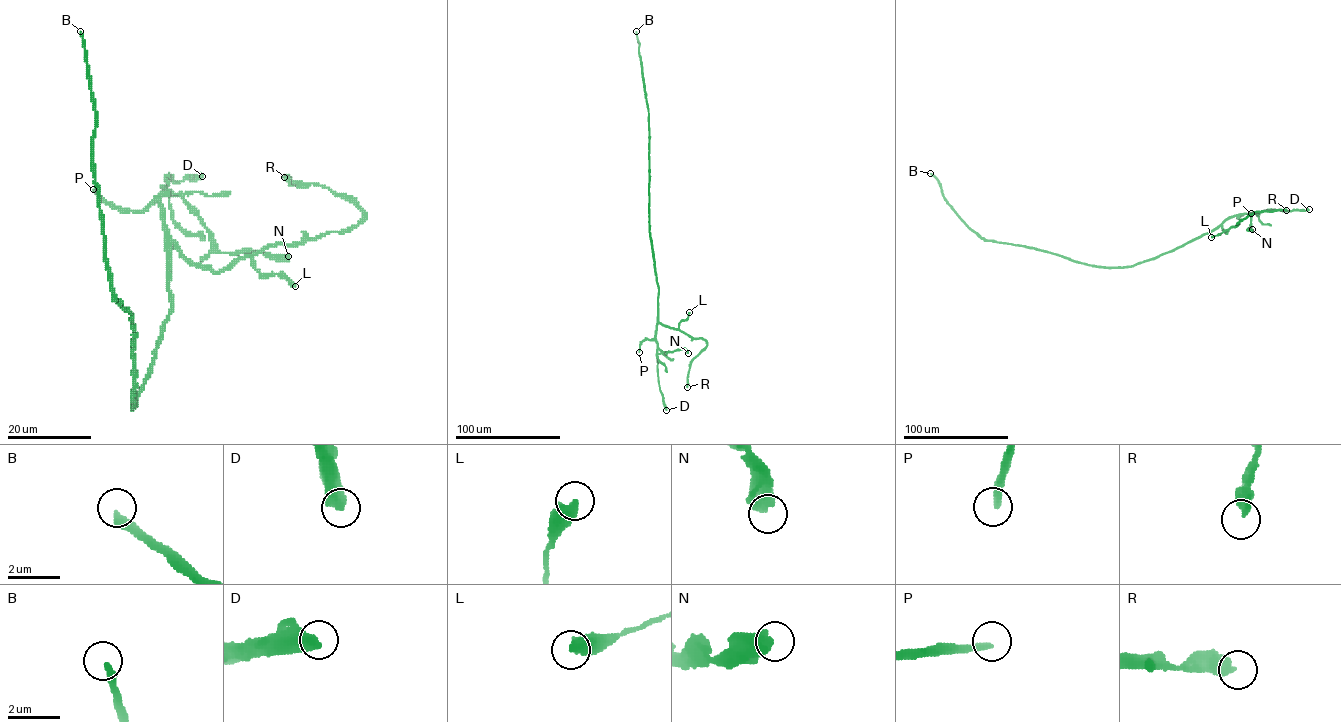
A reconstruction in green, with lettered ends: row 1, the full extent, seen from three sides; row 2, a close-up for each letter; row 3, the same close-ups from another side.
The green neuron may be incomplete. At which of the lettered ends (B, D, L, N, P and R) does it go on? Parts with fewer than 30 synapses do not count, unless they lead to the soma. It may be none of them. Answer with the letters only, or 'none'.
B

